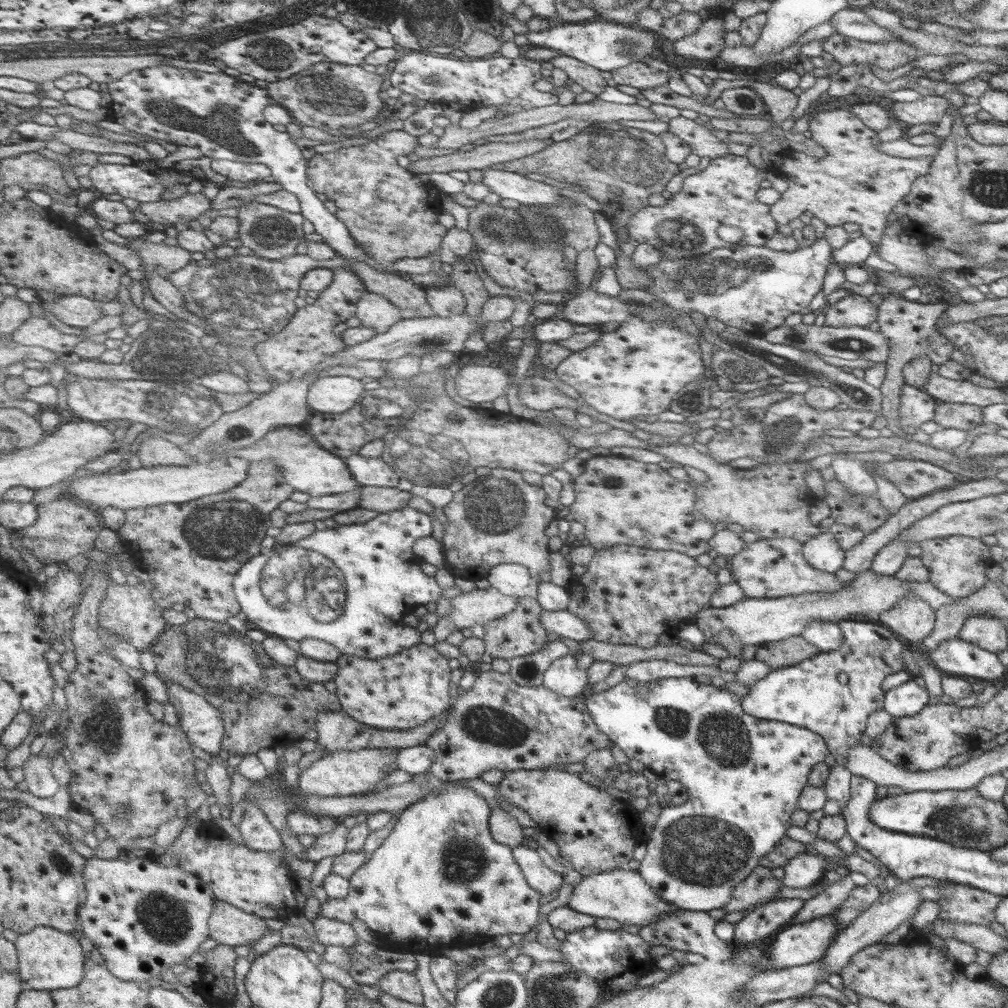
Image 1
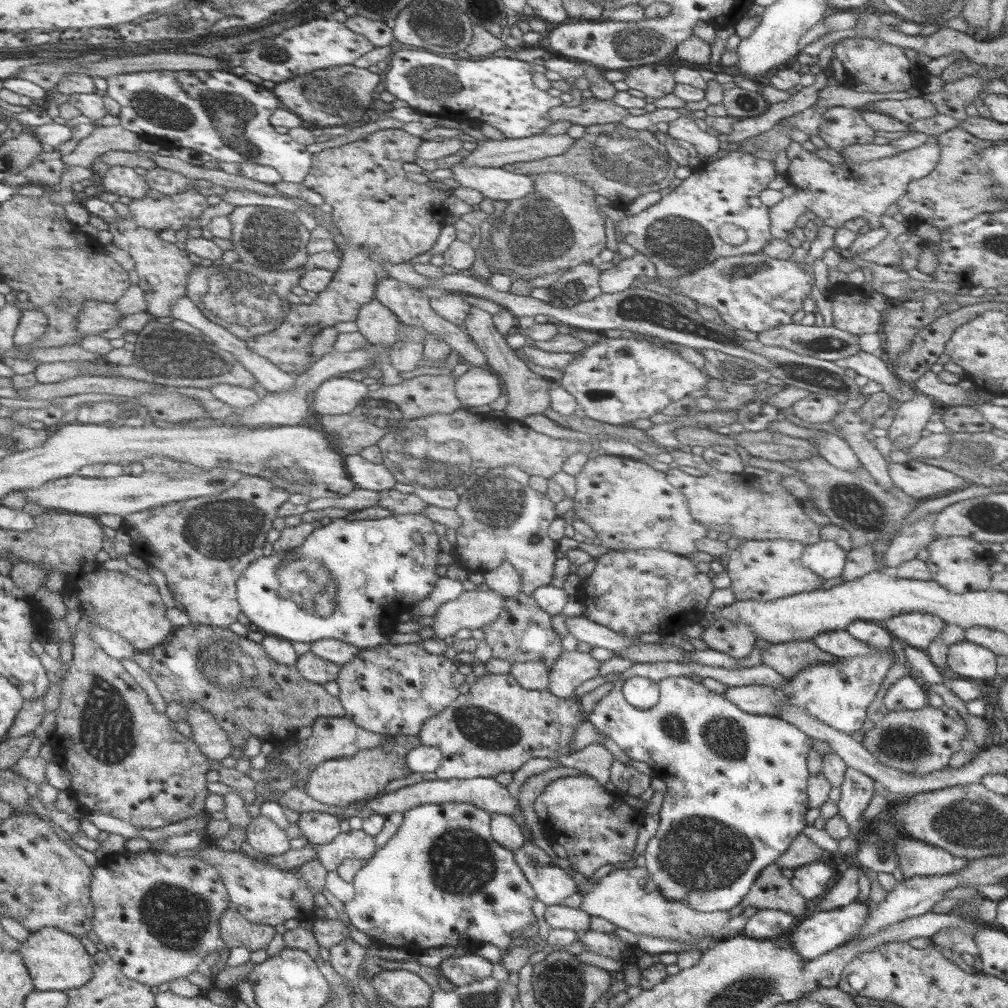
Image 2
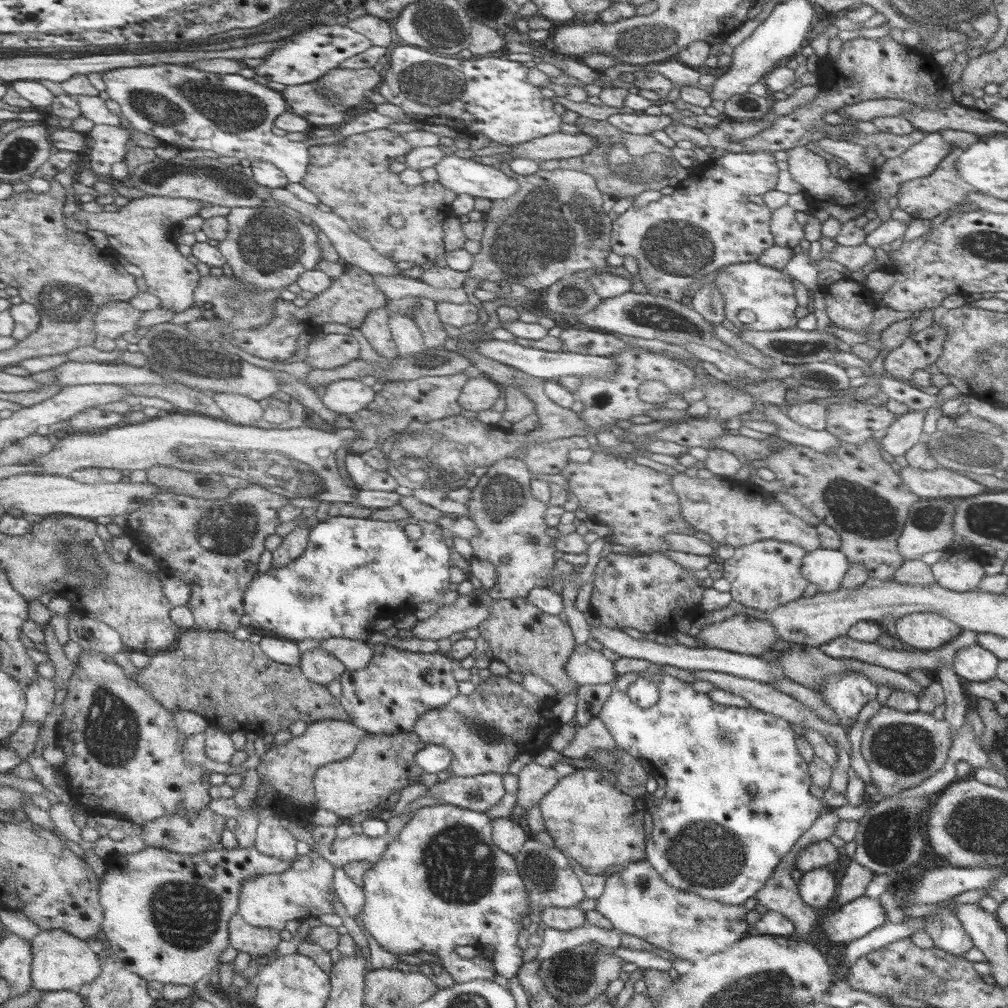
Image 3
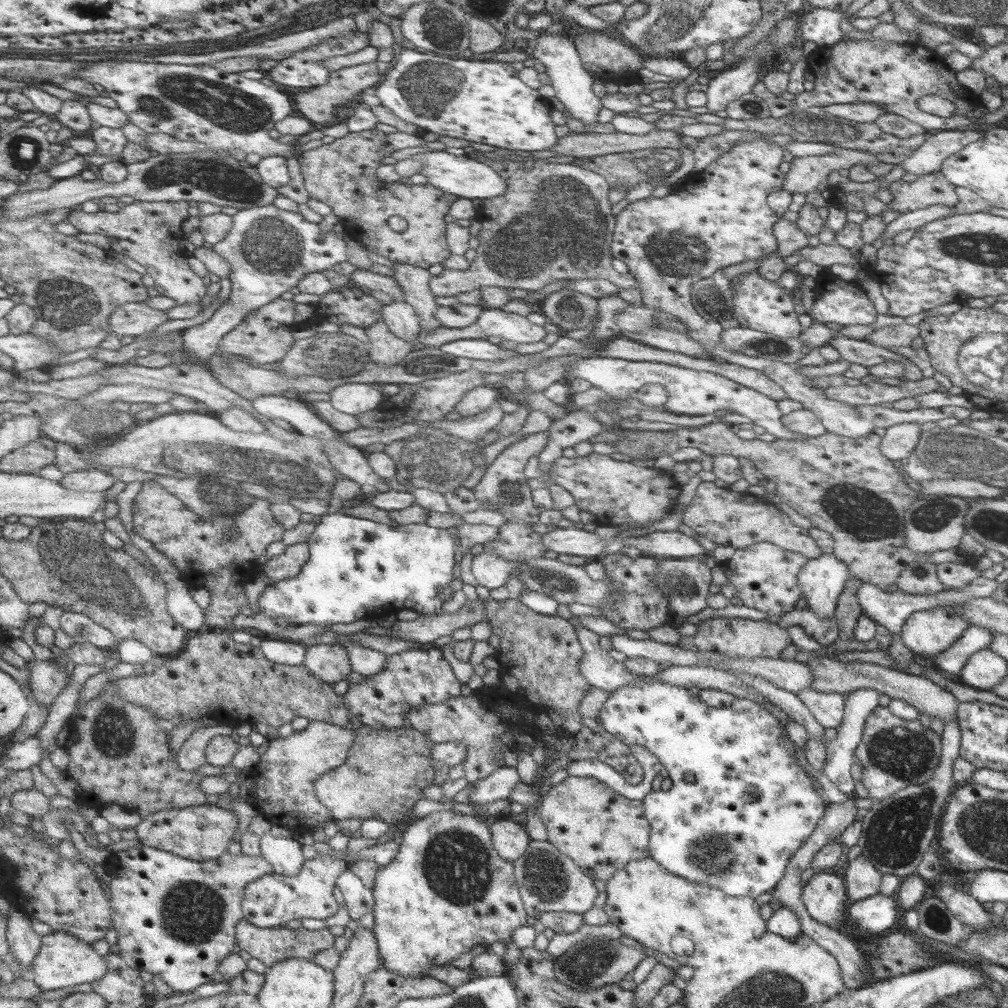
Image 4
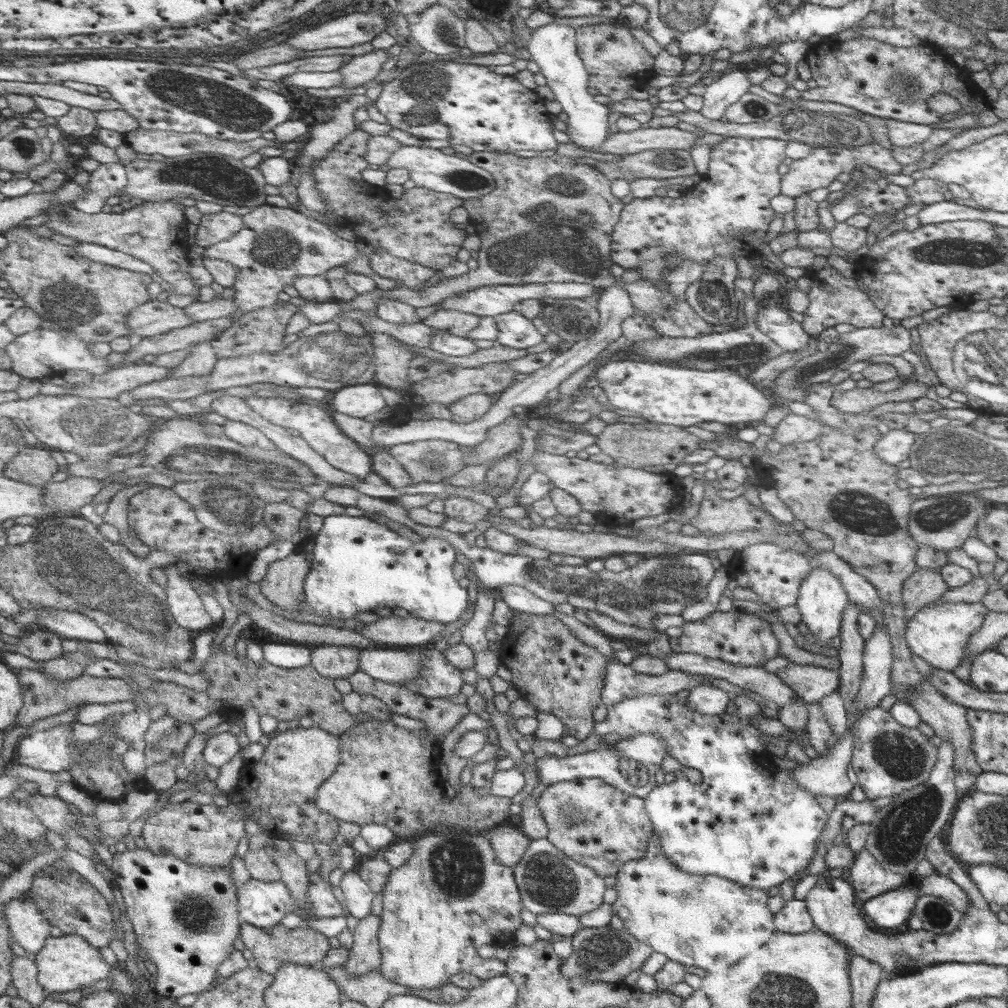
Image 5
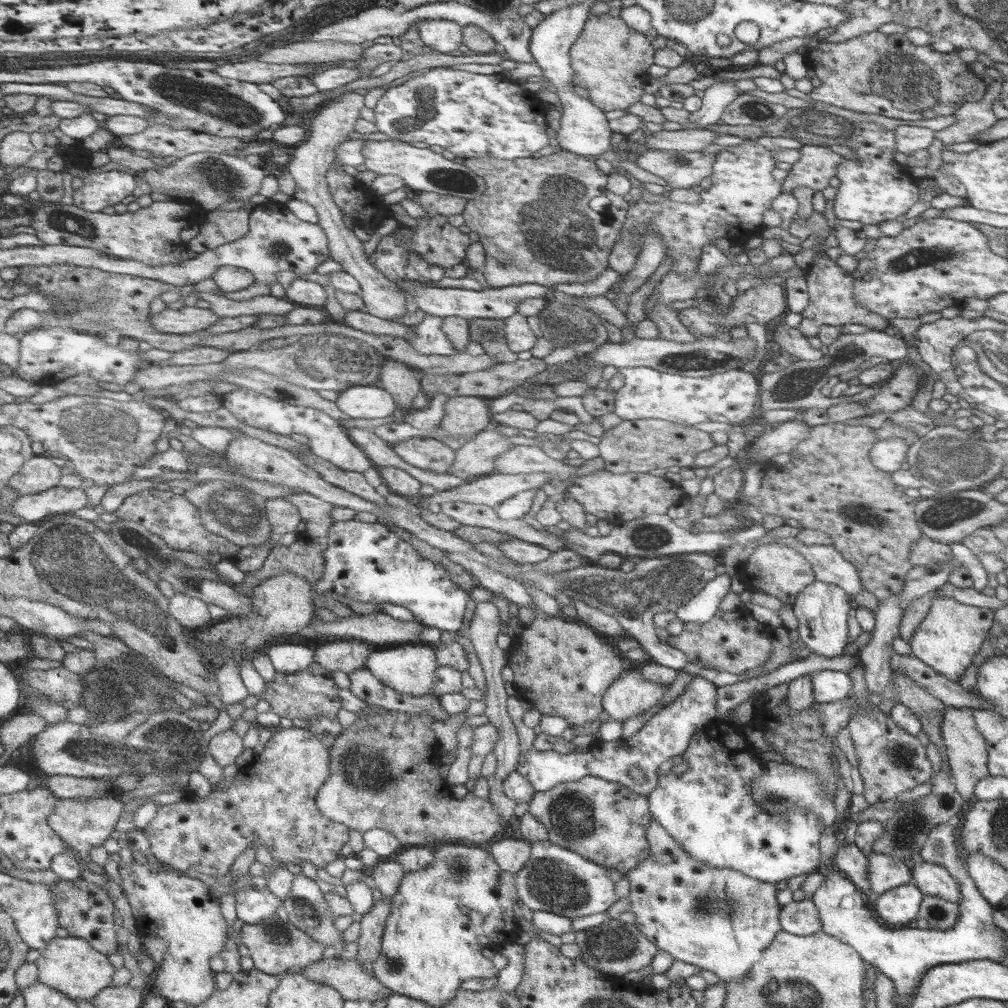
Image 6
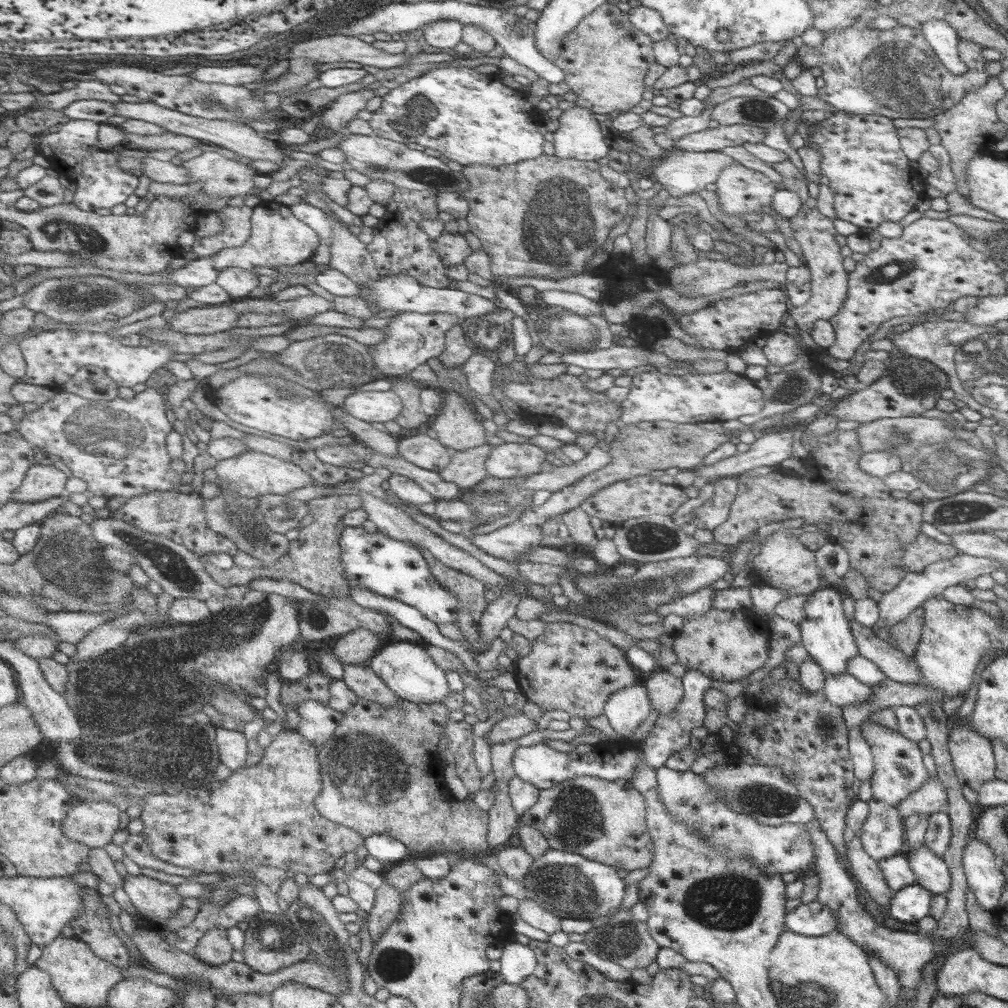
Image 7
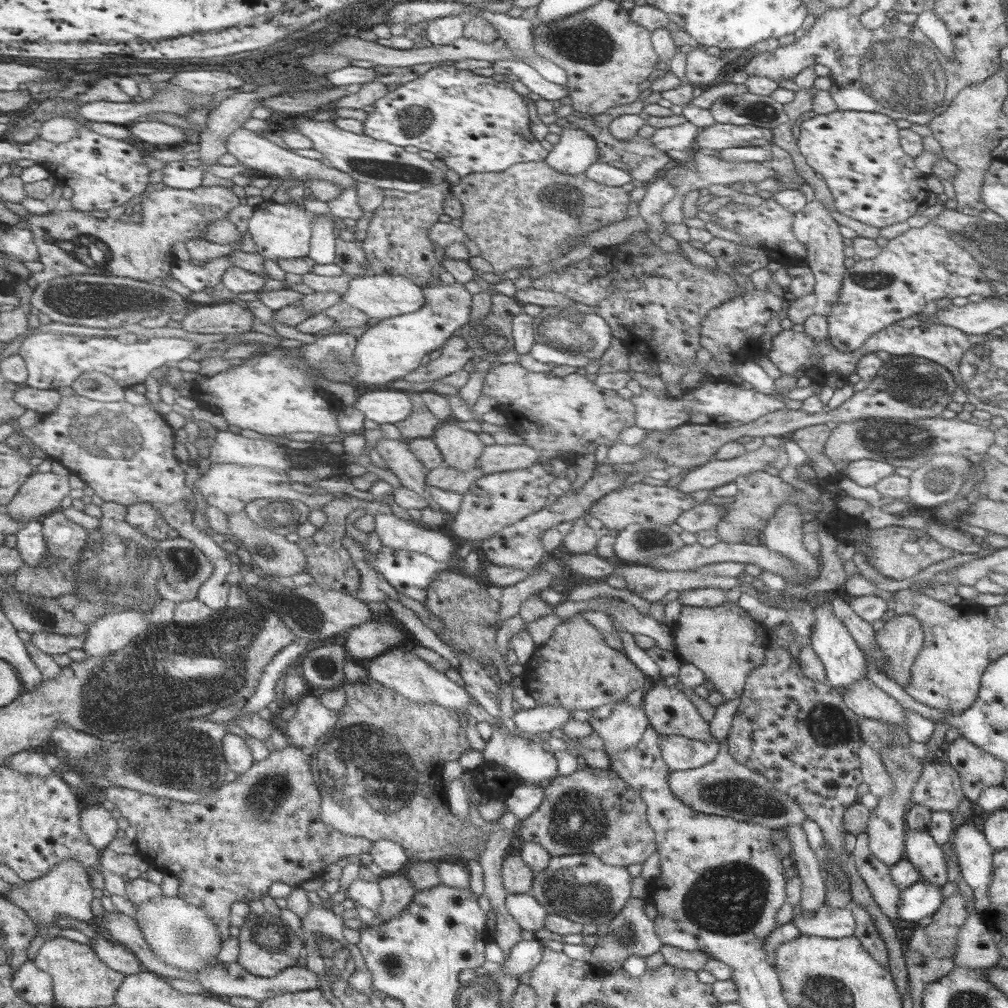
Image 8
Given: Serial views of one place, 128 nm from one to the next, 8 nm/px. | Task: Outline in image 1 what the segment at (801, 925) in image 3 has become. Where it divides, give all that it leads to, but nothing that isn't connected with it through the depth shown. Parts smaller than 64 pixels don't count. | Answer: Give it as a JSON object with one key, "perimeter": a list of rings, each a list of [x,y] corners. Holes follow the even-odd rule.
{"perimeter":[[[756,867],[749,879],[745,879],[733,889],[734,897],[722,909],[726,913],[738,912],[750,908],[753,904],[774,902],[780,898],[778,894],[782,887],[782,882],[773,876],[772,869]]]}

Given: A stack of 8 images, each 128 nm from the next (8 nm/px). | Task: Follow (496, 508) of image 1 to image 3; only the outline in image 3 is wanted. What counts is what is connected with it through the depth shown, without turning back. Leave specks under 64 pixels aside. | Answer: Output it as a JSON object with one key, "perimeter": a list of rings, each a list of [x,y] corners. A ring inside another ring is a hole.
{"perimeter":[[[508,457],[486,469],[471,490],[468,513],[479,527],[479,534],[470,540],[473,557],[490,561],[496,567],[498,578],[488,591],[496,601],[527,597],[533,588],[544,586],[546,579],[555,574],[557,548],[553,538],[545,532],[548,526],[544,521],[549,504],[533,497],[532,480],[531,472],[520,457]],[[506,556],[510,559],[504,563],[502,558]]]}

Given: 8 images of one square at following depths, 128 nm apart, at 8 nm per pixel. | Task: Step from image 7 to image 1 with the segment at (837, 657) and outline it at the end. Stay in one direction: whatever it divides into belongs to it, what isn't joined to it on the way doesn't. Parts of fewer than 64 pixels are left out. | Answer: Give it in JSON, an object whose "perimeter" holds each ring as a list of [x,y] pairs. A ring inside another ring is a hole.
{"perimeter":[[[827,529],[804,544],[805,559],[822,572],[836,572],[844,567],[845,549]]]}

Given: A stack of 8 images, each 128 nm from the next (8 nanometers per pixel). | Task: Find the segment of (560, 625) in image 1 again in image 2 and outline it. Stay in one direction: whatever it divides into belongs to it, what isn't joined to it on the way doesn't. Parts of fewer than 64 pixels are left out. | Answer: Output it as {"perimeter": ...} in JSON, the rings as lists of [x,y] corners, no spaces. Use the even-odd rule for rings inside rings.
{"perimeter":[[[564,616],[564,621],[568,627],[568,632],[572,633],[578,642],[586,642],[592,647],[606,648],[610,652],[624,652],[628,648],[632,648],[636,640],[628,639],[609,628],[596,624],[586,617]]]}

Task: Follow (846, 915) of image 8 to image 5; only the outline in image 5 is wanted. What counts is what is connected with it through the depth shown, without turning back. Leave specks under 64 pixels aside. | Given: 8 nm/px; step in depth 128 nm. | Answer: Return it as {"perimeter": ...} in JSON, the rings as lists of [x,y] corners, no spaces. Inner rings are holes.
{"perimeter":[[[804,899],[786,901],[781,910],[776,914],[776,925],[780,932],[795,935],[804,934],[804,932],[815,928]]]}

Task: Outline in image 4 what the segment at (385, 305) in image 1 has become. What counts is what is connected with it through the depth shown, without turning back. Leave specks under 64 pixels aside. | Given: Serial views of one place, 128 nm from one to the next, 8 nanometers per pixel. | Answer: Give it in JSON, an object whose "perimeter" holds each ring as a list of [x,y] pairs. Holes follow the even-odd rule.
{"perimeter":[[[380,318],[373,326],[365,330],[368,335],[368,351],[372,362],[378,366],[396,366],[416,348],[405,340],[396,337]]]}

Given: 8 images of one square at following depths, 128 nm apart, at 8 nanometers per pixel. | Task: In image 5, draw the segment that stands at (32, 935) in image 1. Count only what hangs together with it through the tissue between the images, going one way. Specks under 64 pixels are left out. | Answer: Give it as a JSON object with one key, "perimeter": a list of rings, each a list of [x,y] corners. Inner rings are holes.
{"perimeter":[[[64,935],[50,937],[46,948],[35,957],[40,974],[39,981],[48,992],[74,992],[94,986],[100,980],[111,977],[114,966],[108,964],[99,948],[94,948],[86,937],[80,935]]]}

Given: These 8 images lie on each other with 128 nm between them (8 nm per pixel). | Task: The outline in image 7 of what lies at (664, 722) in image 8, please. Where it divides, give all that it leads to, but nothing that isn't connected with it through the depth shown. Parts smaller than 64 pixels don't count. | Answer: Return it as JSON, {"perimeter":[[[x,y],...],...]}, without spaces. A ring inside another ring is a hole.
{"perimeter":[[[657,668],[644,678],[645,686],[649,690],[653,709],[660,717],[670,717],[676,710],[678,702],[684,698],[683,684],[680,678],[664,669]]]}

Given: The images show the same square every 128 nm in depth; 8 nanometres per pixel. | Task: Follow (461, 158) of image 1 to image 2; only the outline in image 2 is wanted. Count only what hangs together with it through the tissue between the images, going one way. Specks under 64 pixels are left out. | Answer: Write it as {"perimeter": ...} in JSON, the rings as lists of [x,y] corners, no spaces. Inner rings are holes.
{"perimeter":[[[542,133],[518,139],[487,139],[479,141],[477,147],[460,163],[467,167],[500,168],[504,164],[560,156],[566,150],[570,150],[574,142],[575,139],[567,133],[559,135]]]}

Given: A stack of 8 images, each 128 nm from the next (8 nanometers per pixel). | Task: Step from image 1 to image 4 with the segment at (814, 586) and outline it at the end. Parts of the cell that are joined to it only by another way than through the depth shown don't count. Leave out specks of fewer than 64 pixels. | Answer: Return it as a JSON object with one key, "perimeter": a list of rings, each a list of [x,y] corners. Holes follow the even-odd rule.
{"perimeter":[[[763,541],[752,546],[738,549],[730,560],[727,560],[725,574],[727,582],[732,582],[736,588],[736,596],[742,604],[768,614],[782,616],[795,608],[804,589],[800,582],[801,568],[809,562],[809,557],[799,552],[790,552],[780,545]]]}

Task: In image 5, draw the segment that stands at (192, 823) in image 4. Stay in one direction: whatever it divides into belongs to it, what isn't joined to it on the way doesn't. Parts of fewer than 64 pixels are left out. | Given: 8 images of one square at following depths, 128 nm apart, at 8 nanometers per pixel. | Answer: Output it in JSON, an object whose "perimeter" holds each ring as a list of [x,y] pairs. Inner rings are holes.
{"perimeter":[[[317,727],[277,732],[270,736],[270,744],[266,746],[262,758],[255,764],[244,762],[240,769],[235,793],[240,795],[240,803],[252,809],[252,814],[246,814],[239,804],[231,801],[226,808],[218,808],[214,803],[203,806],[191,801],[168,803],[163,810],[146,820],[141,836],[149,852],[174,856],[185,861],[186,865],[206,869],[231,865],[238,841],[247,835],[243,817],[264,826],[273,837],[290,834],[298,842],[328,844],[340,832],[339,820],[316,804],[317,793],[326,779],[330,779],[340,767],[340,747],[340,736]]]}

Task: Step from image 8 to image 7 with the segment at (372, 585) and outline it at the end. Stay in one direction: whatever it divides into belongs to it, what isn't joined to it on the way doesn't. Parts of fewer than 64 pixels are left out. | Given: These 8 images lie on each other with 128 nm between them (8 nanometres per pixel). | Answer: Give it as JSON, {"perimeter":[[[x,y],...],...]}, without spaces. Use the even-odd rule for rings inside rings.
{"perimeter":[[[354,585],[350,591],[352,600],[362,606],[376,612],[388,612],[390,616],[394,616],[402,626],[418,632],[418,634],[429,642],[431,645],[444,648],[444,650],[452,650],[456,656],[460,656],[460,660],[464,662],[466,670],[470,675],[476,676],[481,671],[478,663],[474,661],[472,653],[466,649],[459,641],[451,640],[443,636],[438,625],[426,618],[417,608],[408,606],[404,602],[376,594],[376,592],[362,587],[362,585]]]}

